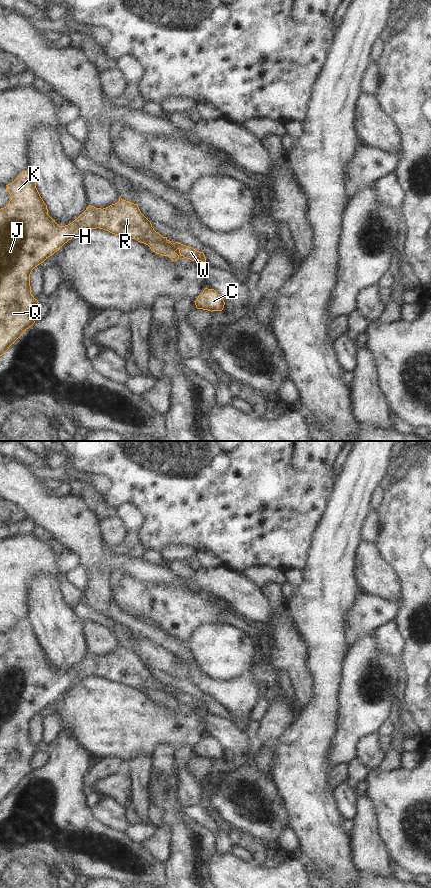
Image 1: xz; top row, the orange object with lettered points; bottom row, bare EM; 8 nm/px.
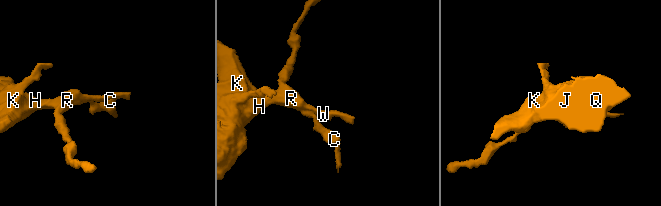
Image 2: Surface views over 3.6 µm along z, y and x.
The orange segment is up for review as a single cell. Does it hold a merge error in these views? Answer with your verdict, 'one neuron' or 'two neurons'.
two neurons

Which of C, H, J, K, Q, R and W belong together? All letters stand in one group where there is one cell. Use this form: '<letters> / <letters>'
C / H J K Q R W

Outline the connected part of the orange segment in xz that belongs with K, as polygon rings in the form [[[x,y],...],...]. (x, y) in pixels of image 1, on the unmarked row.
[[[30,619],[22,620],[6,634],[11,648],[6,655],[0,657],[0,804],[35,771],[33,759],[39,750],[31,742],[32,718],[71,688],[77,678],[103,677],[144,691],[153,700],[162,704],[169,705],[178,697],[180,704],[206,711],[203,700],[178,690],[172,692],[167,685],[163,685],[154,678],[137,652],[121,645],[117,651],[103,657],[89,653],[72,671],[59,674],[48,663],[47,653],[41,646]]]

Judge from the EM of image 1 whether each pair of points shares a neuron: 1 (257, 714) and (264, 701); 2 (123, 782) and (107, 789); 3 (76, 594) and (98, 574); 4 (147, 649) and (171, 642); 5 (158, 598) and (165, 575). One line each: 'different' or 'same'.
1: same
2: same
3: different
4: different
5: different

